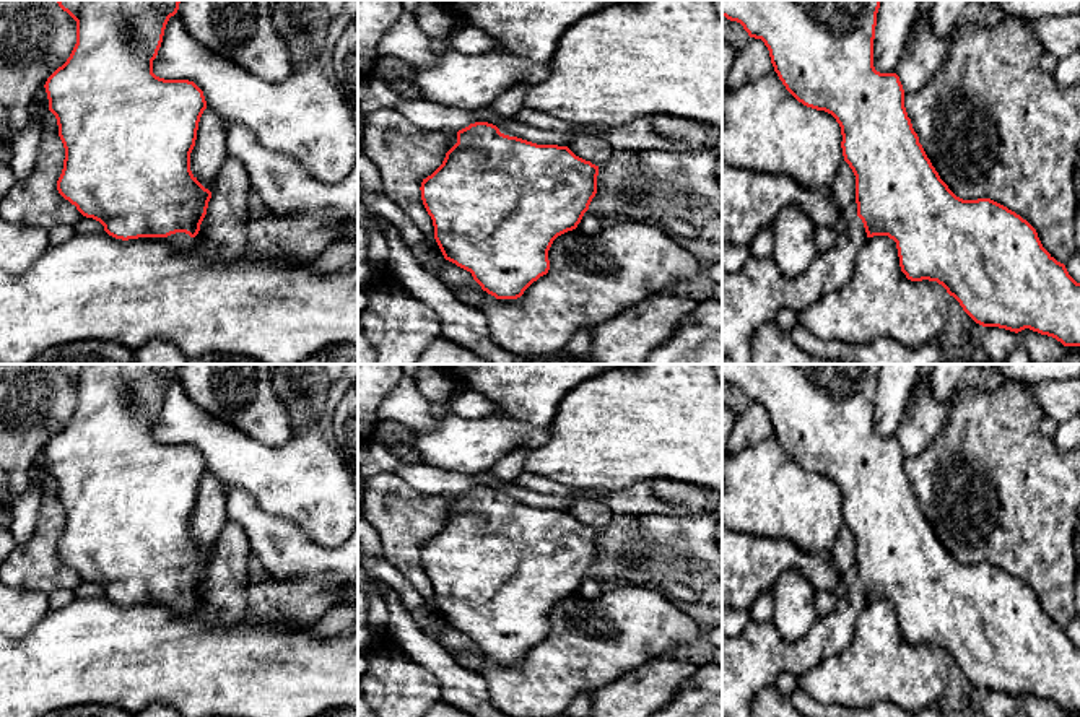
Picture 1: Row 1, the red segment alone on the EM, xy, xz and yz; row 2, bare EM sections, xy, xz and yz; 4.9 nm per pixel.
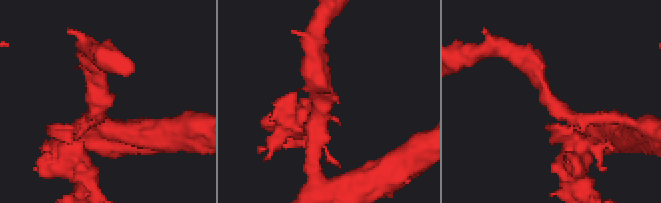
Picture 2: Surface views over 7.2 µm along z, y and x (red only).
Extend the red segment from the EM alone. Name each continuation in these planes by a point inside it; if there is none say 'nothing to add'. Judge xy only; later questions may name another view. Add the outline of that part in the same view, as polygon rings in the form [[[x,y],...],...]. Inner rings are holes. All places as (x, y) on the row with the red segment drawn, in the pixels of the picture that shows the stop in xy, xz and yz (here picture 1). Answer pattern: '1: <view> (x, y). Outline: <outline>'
1: xy (181, 241). Outline: [[[176,232],[168,236],[168,241],[177,249],[177,252],[184,254],[190,246],[194,246],[194,237],[185,232]]]

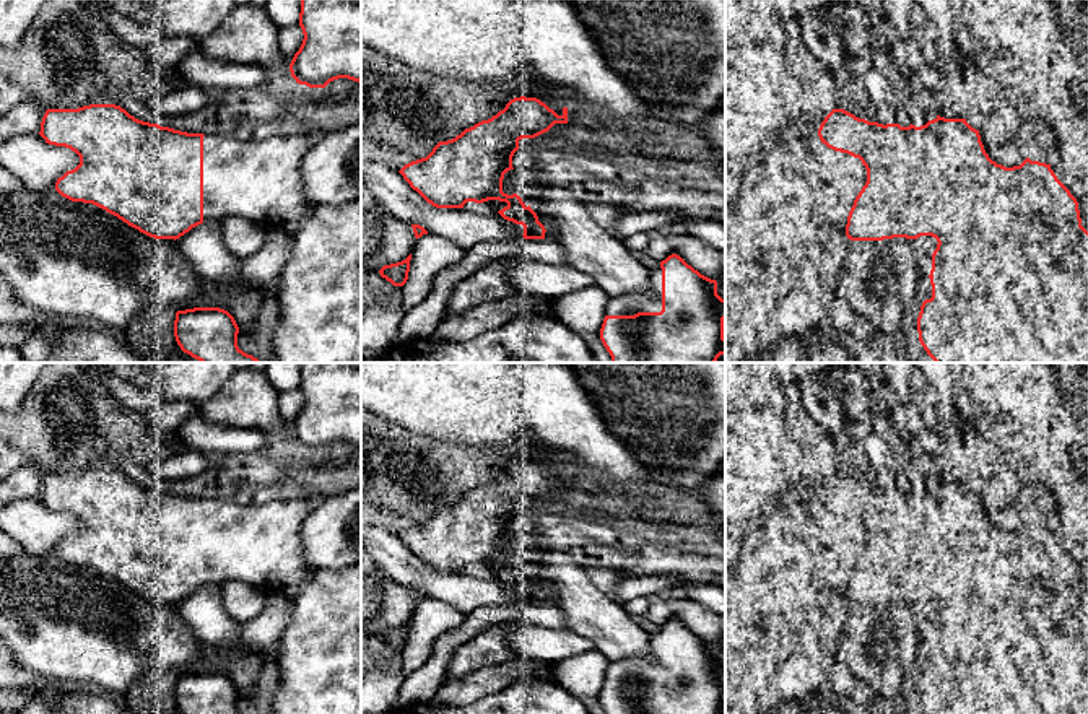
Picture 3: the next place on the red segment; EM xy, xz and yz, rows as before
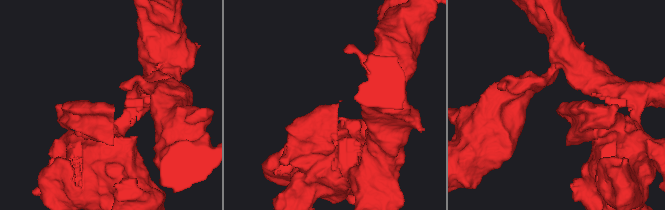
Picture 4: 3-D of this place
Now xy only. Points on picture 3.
1: xy (261, 181). Outline: [[[288,130],[265,140],[203,137],[203,221],[229,216],[265,229],[298,223],[309,208],[301,164],[319,135]]]

